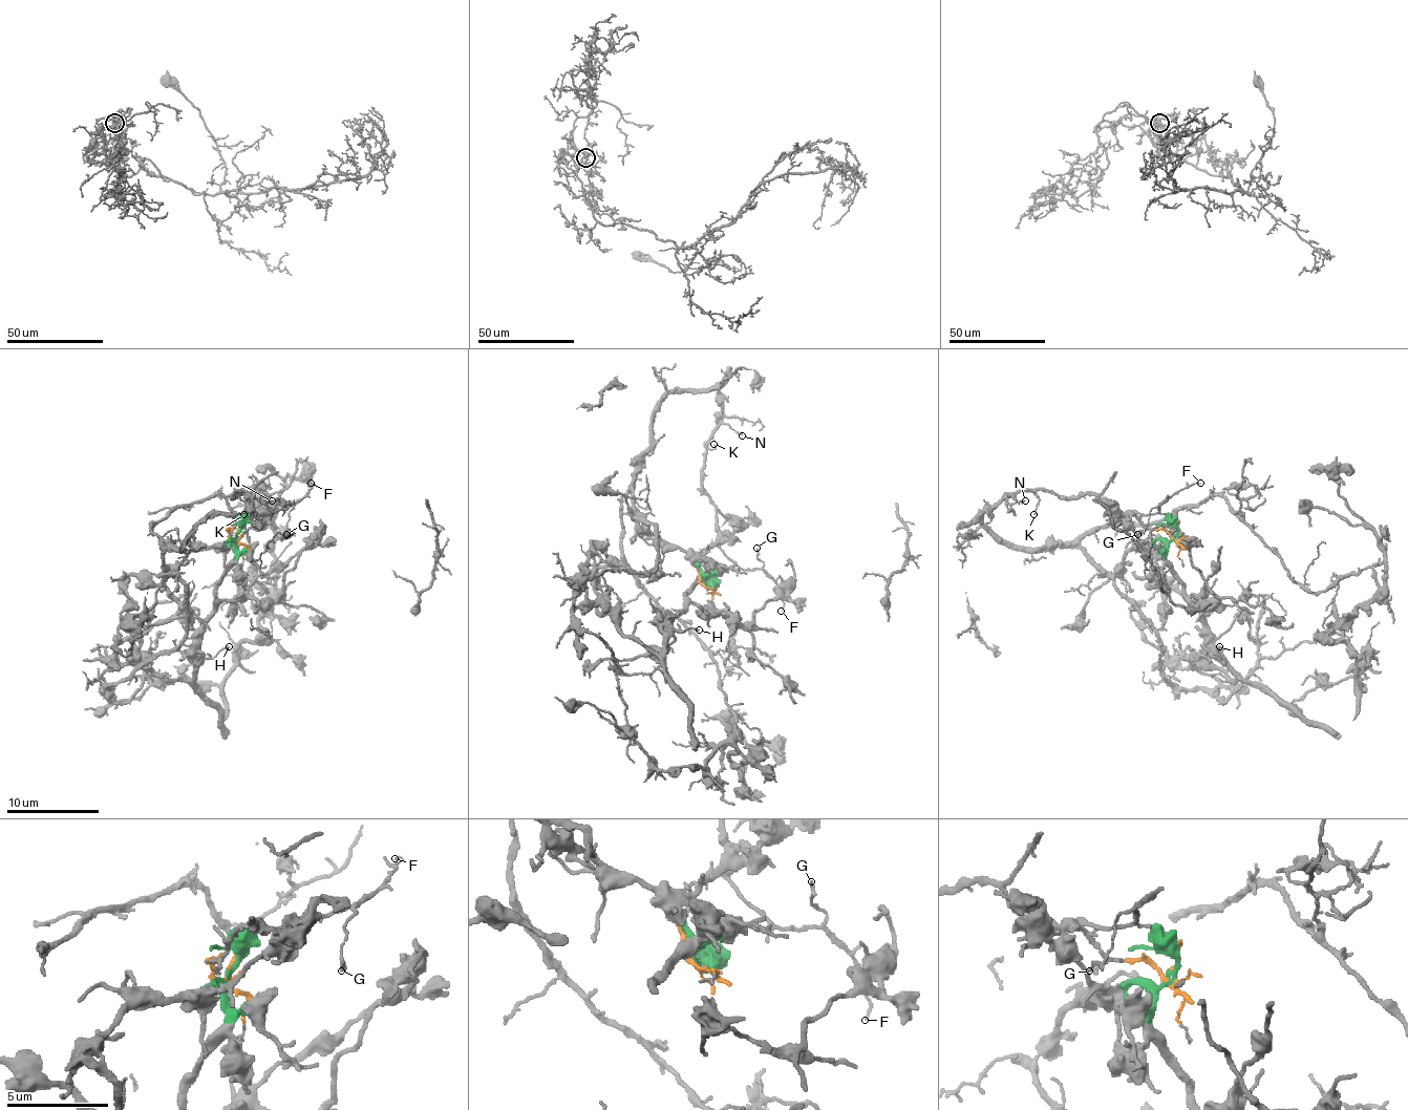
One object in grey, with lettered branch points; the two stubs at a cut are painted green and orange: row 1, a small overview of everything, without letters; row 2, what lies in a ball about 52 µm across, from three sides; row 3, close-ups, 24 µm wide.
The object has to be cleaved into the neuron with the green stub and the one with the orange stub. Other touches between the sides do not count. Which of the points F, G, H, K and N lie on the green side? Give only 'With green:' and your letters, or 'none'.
With green: H

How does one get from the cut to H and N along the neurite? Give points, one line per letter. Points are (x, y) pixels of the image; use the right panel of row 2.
H: (1175, 531), (1166, 563), (1177, 577), (1185, 598), (1206, 623), (1210, 649), (1219, 658), (1219, 646)
N: (1175, 531), (1173, 538), (1129, 513), (1113, 513), (1096, 496), (1021, 490), (1014, 496), (1025, 502)

